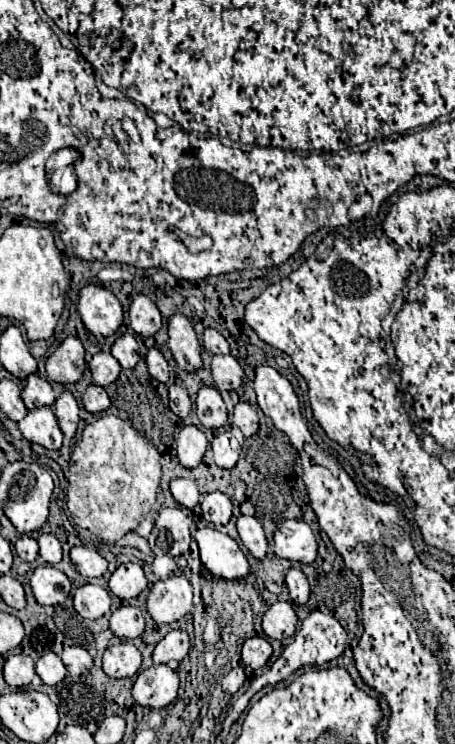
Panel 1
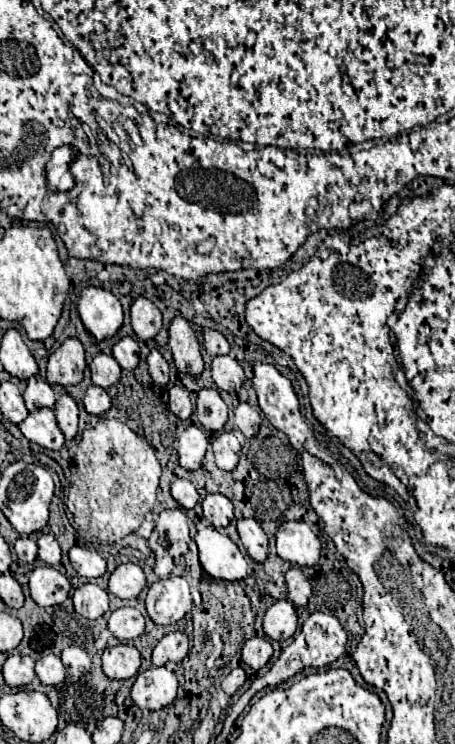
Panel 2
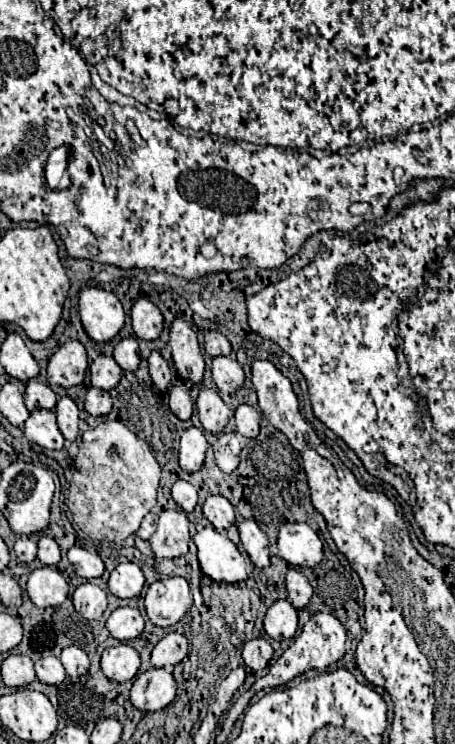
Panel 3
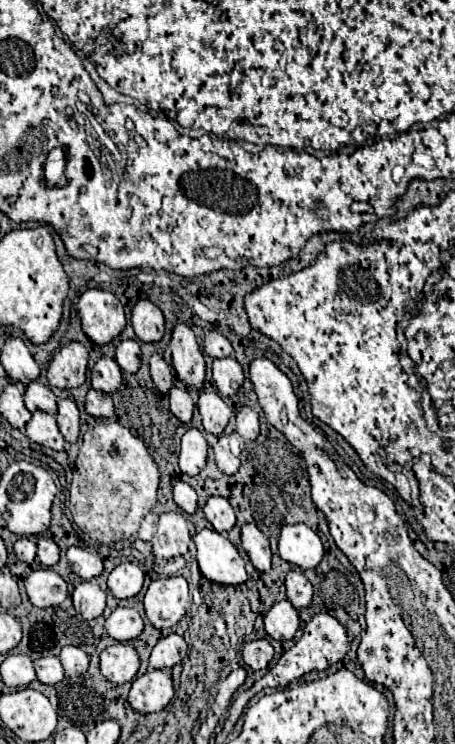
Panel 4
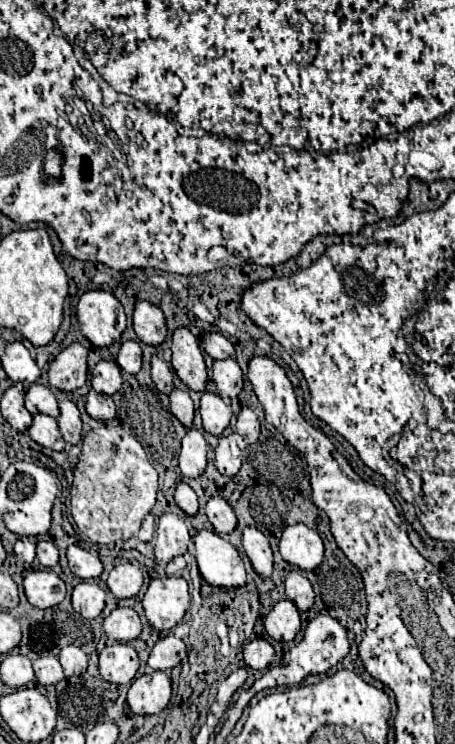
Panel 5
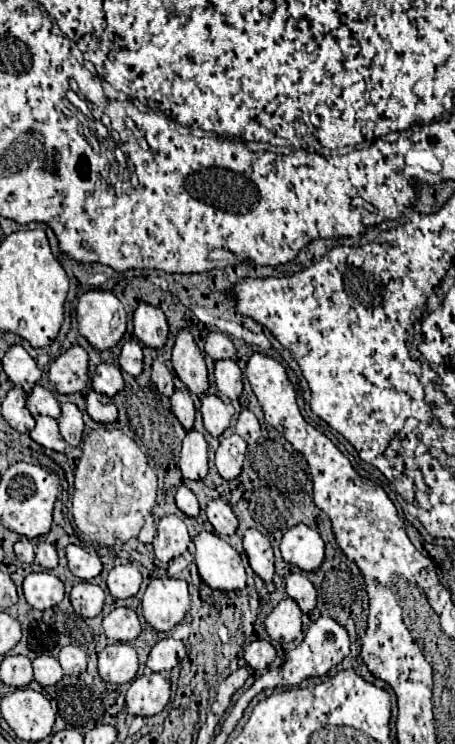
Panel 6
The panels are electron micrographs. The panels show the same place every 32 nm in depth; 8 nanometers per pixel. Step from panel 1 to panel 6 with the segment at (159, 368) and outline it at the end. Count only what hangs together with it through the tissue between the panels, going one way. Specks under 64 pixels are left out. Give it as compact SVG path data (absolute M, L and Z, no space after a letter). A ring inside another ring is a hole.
M156 358L154 364L152 364L152 382L156 384L156 388L158 388L162 394L172 396L172 392L174 392L174 382L172 382L172 380L174 380L174 376L172 376L172 372L168 370L168 366Z

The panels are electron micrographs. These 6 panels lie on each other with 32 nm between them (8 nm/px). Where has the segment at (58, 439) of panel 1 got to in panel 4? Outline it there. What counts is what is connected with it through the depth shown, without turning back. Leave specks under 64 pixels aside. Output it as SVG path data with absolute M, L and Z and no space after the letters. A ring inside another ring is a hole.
M34 412L26 424L26 438L52 450L64 450L64 436L58 430L56 416L48 412Z

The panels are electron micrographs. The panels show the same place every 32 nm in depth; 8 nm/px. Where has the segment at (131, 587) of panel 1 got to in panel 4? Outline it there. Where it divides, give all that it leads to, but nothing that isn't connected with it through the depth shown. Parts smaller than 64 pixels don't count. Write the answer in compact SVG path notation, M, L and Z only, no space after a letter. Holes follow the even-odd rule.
M126 562L116 566L108 576L108 588L116 598L132 598L142 590L144 572L140 566Z

